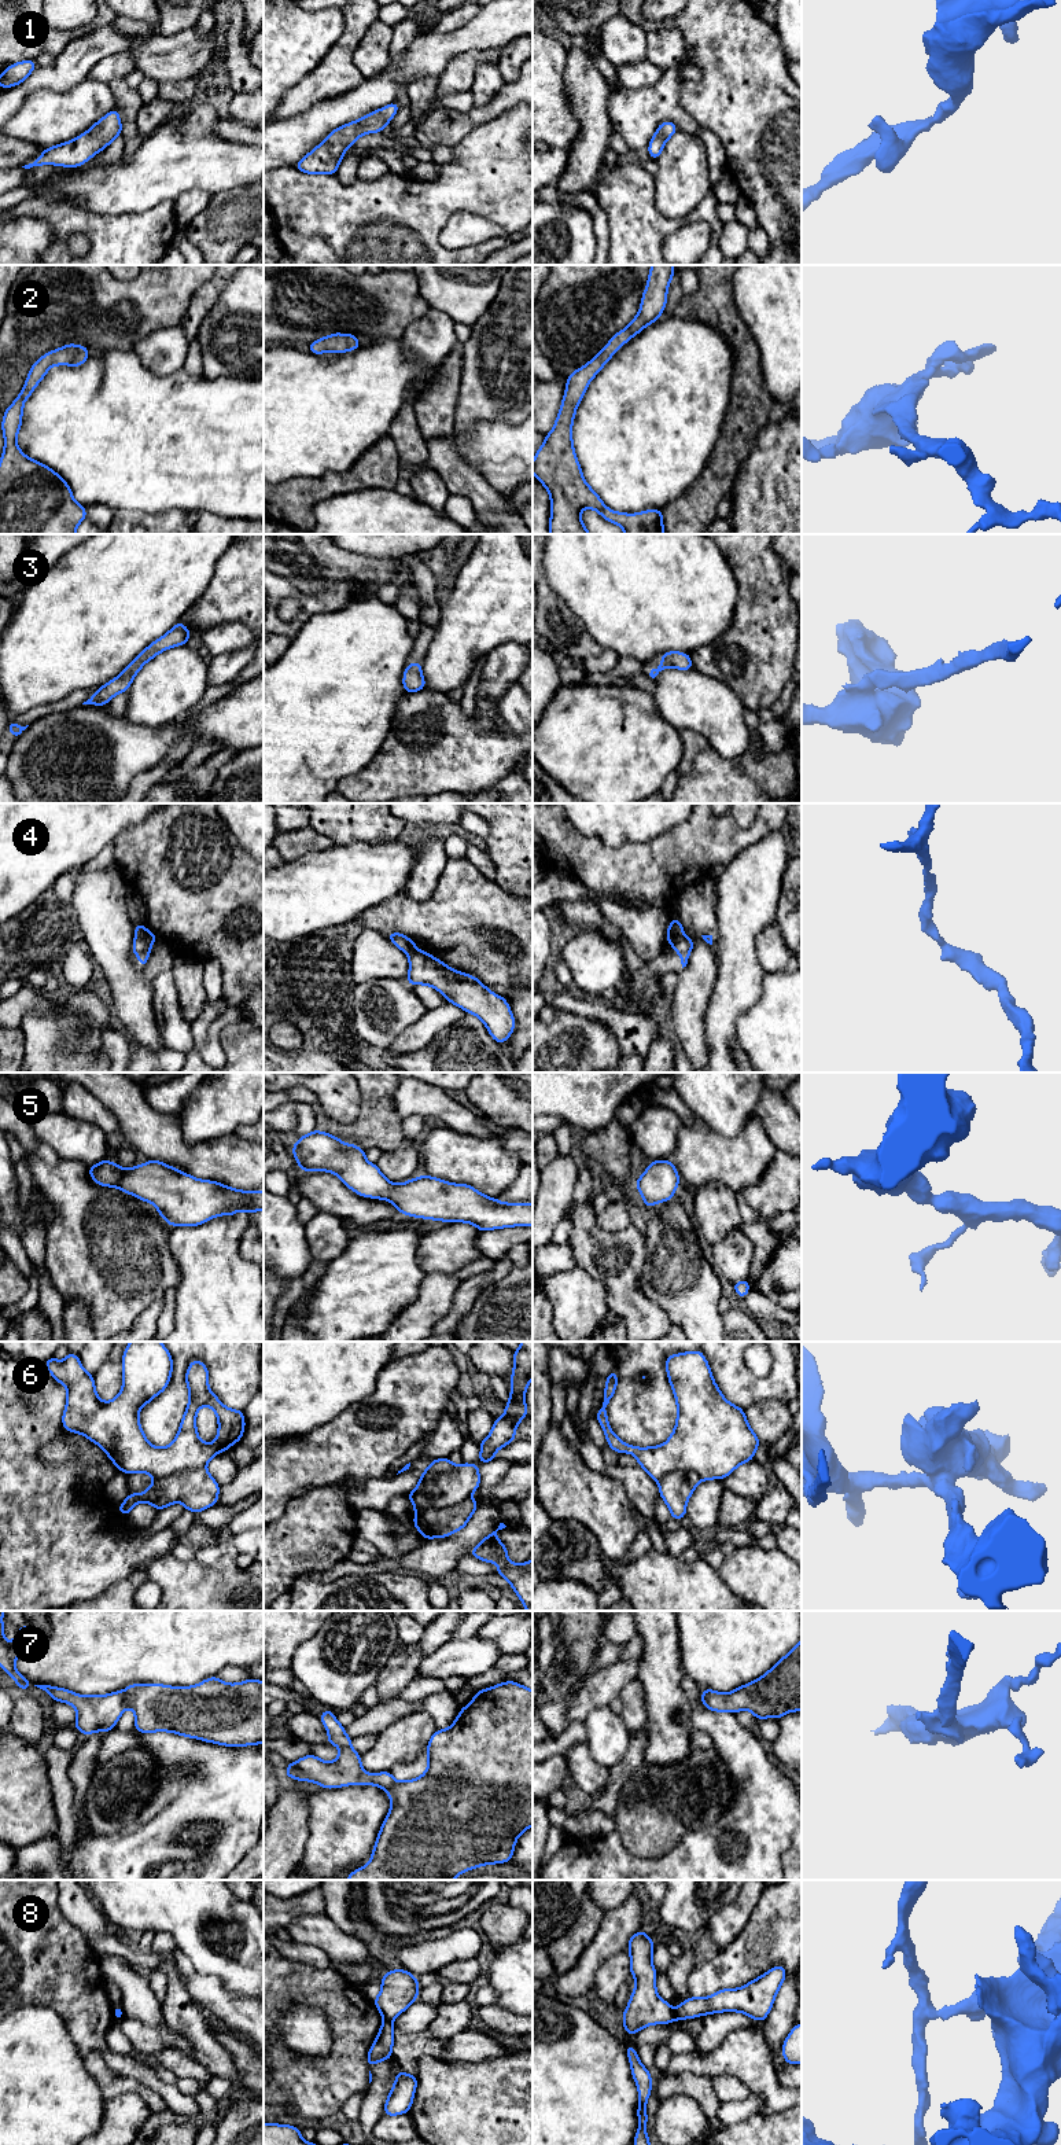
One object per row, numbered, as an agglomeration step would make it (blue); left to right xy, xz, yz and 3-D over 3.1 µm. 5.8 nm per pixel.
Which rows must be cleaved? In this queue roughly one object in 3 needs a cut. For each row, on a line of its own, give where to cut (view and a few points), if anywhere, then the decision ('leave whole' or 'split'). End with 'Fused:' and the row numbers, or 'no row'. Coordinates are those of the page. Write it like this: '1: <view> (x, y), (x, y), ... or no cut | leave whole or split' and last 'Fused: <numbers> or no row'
1: no cut | leave whole
2: no cut | leave whole
3: no cut | leave whole
4: xy (148, 931), (135, 941) | split
5: no cut | leave whole
6: xz (468, 1496), (452, 1505), (415, 1507) | split
7: xy (122, 1691), (126, 1706) | split
8: yz (673, 2011), (675, 2019) | split
Fused: 4, 6, 7, 8

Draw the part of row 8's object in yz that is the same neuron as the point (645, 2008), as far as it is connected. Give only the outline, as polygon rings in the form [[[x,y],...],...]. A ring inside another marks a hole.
[[[640,1929],[627,1943],[630,1973],[636,1980],[629,2005],[623,2010],[623,2027],[629,2035],[652,2024],[668,2024],[675,2020],[671,2005],[656,1991],[657,1971],[652,1964],[653,1940]]]

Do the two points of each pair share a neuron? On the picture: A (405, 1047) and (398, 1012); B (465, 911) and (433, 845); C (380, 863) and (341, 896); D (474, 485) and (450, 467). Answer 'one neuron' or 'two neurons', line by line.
A: two neurons
B: two neurons
C: one neuron
D: one neuron

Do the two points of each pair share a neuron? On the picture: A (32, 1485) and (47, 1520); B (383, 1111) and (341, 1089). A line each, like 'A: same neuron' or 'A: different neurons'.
A: same neuron
B: different neurons

